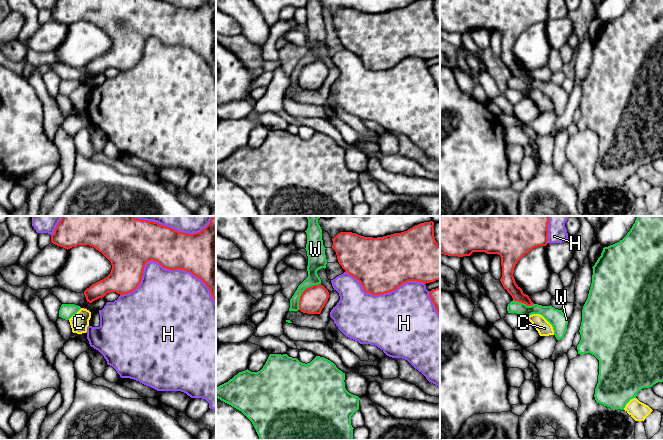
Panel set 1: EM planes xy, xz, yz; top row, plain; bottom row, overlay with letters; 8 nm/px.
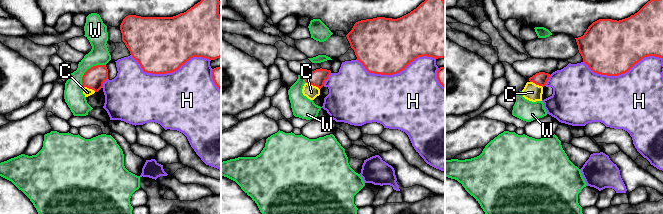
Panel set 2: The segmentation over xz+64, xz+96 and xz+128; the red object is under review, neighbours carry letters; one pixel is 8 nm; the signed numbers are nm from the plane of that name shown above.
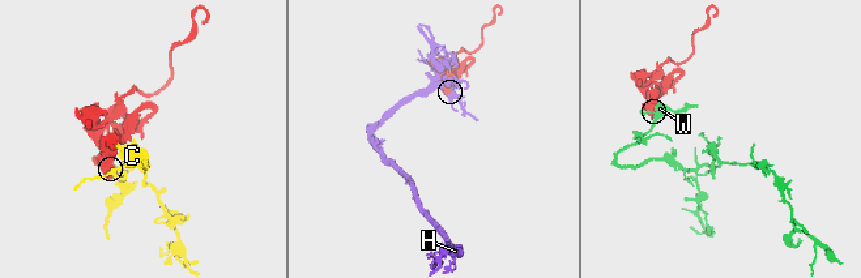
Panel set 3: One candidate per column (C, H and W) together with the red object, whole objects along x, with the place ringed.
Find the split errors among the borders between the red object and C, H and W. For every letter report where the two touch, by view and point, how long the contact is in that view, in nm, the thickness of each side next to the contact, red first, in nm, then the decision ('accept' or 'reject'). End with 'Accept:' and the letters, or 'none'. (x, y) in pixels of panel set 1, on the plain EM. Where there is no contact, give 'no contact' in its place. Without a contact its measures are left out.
C: meets red in xy at (85, 84); contact 30 nm long; 20 nm thick on the red side, 150 nm on the other; reject
H: meets red in xy at (166, 44); contact 750 nm long; 320 nm thick on the red side, 480 nm on the other; reject
W: meets red in xz at (302, 68); contact 280 nm long; 200 nm thick on the red side, 110 nm on the other; reject
Accept: none

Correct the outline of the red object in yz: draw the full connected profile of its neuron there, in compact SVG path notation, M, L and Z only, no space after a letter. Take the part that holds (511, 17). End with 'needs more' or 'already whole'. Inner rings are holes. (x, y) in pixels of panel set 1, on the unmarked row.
M440 0L440 30L470 32L473 28L498 30L501 33L504 65L518 77L531 82L534 79L516 60L513 48L518 37L533 24L548 20L548 0Z | already whole

